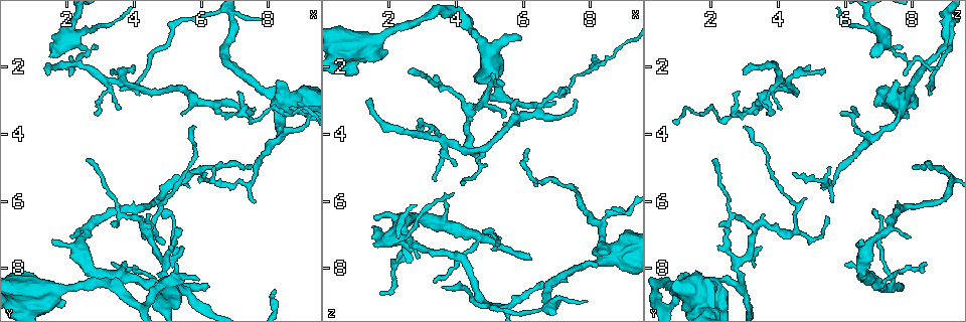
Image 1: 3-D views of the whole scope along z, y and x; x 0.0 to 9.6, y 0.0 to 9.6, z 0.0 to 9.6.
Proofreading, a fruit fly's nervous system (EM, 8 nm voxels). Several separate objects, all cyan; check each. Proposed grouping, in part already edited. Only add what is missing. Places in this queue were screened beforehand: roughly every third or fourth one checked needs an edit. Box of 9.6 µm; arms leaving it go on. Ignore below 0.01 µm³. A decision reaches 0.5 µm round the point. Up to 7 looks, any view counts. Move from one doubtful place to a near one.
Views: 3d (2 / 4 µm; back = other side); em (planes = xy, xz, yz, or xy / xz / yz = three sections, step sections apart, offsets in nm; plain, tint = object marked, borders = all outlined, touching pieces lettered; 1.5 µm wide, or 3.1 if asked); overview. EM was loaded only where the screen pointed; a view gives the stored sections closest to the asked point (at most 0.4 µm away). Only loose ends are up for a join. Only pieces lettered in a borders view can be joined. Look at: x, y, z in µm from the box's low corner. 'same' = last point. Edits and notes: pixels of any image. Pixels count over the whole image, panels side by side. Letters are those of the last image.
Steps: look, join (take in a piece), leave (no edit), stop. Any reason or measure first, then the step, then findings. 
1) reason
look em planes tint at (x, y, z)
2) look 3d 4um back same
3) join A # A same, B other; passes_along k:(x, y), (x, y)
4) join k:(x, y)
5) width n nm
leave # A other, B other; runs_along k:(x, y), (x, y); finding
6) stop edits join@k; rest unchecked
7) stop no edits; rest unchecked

look em xz step 8 tint at (1.65, 2.05, 8.65)

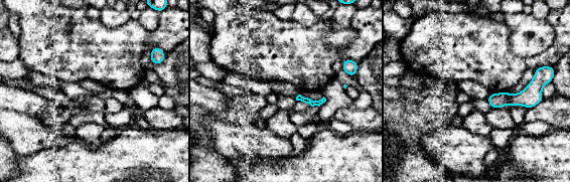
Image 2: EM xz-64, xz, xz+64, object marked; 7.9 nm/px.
look em planes borders same

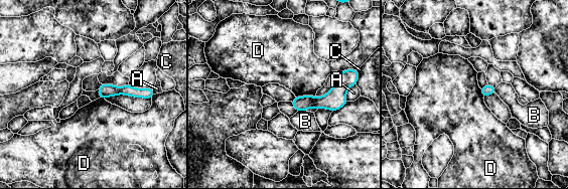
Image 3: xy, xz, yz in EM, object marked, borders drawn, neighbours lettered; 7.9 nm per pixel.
width 110 nm; longest_contact D 170 nm
leave # A other, B other, C other, D other; no lettered piece goes on from it

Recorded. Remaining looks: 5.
look 3d 4um at (4.30, 6.45, 5.45)

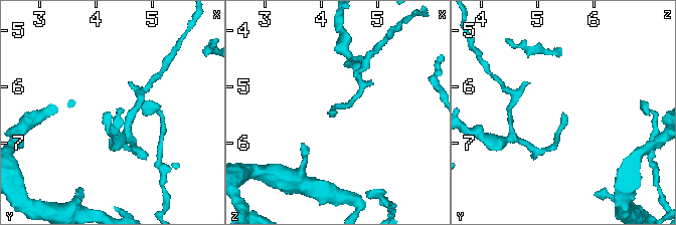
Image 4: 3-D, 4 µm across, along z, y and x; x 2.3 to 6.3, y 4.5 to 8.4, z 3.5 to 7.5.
look em planes tint at (4.30, 6.50, 5.40)

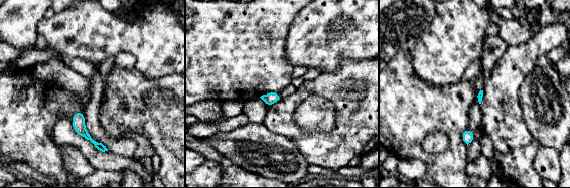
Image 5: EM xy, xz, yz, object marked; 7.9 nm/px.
look em planes borders same

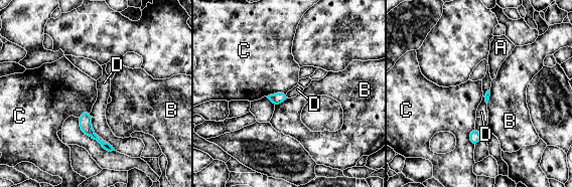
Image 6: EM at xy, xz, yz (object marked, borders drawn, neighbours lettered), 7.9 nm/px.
longest_contact C 160 nm
leave # A other, B other, C other, D other; border 6:(90, 112), (92, 116); no lettered piece goes on from it

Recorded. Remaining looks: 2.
stop no edits; rest unchecked

